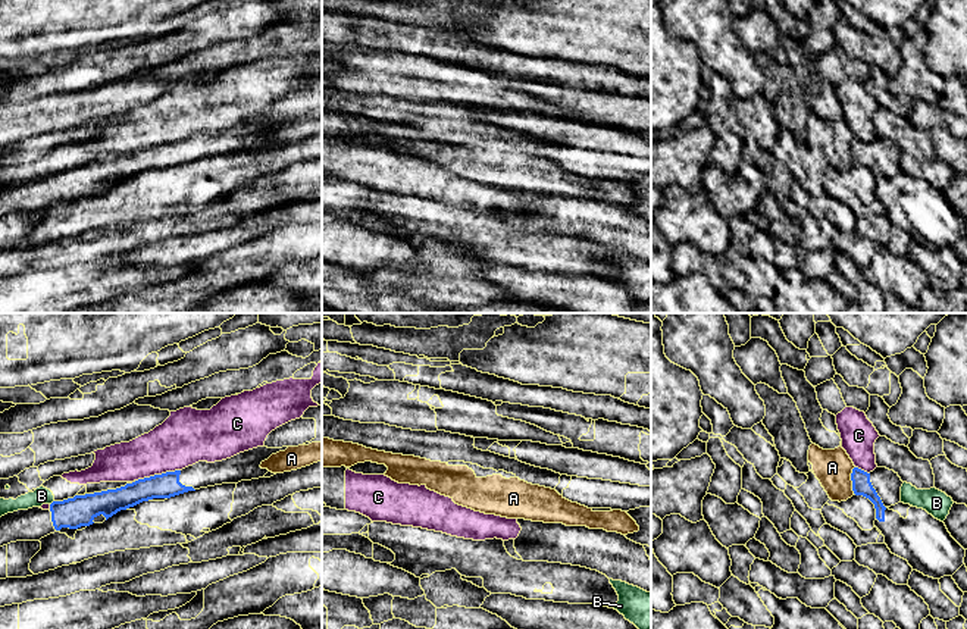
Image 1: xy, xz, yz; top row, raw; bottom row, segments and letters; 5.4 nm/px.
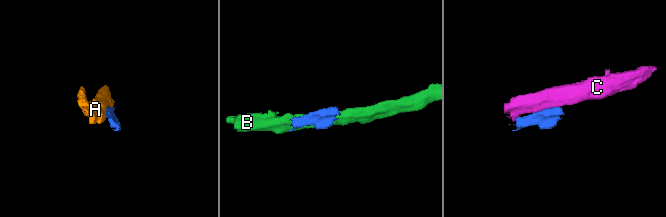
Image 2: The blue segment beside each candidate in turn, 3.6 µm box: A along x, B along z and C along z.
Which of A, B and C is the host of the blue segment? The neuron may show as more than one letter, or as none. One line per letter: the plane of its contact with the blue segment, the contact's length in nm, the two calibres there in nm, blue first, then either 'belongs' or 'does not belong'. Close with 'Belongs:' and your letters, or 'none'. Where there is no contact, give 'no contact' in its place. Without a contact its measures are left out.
A: meets blue in yz; contact 150 nm long; 110 nm thick on the blue side, 200 nm on the other; does not belong
B: meets blue in xy; contact 40 nm long; 170 nm thick on the blue side, 100 nm on the other; does not belong
C: meets blue in xy; contact 260 nm long; 140 nm thick on the blue side, 300 nm on the other; does not belong
Belongs: none

